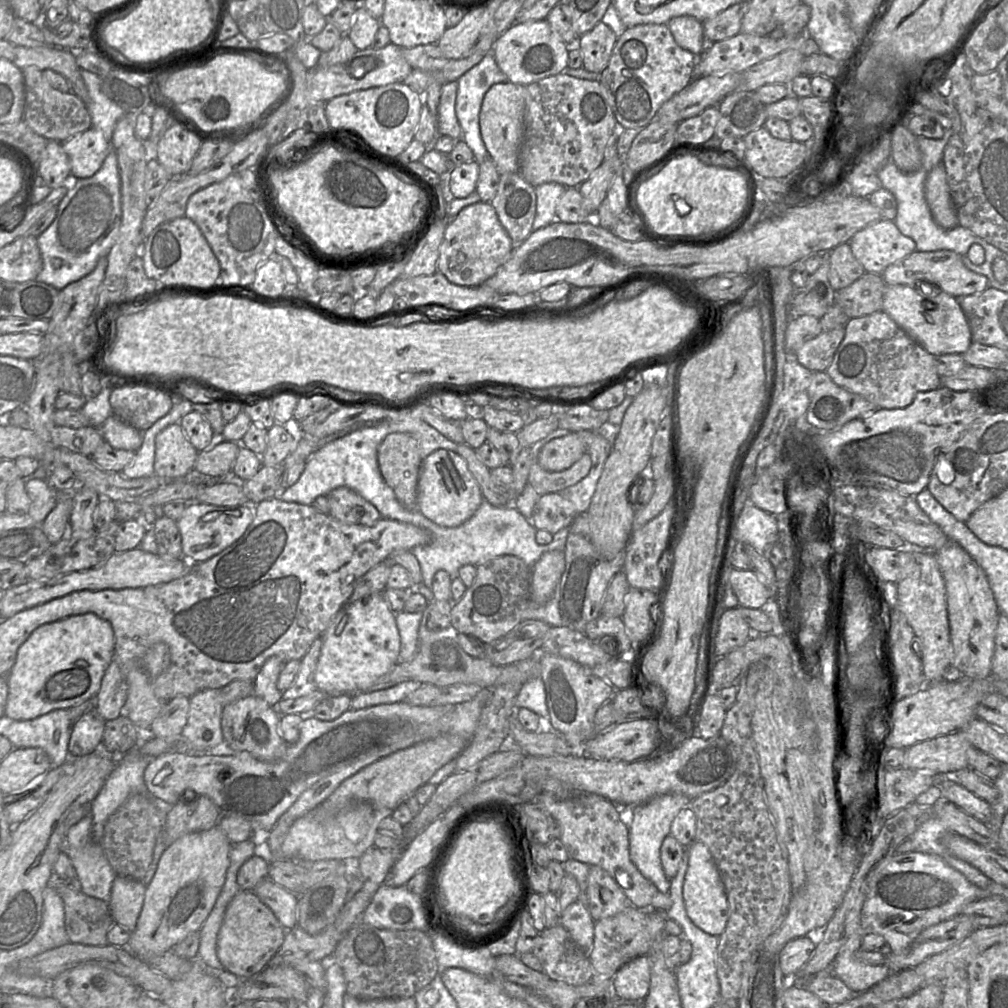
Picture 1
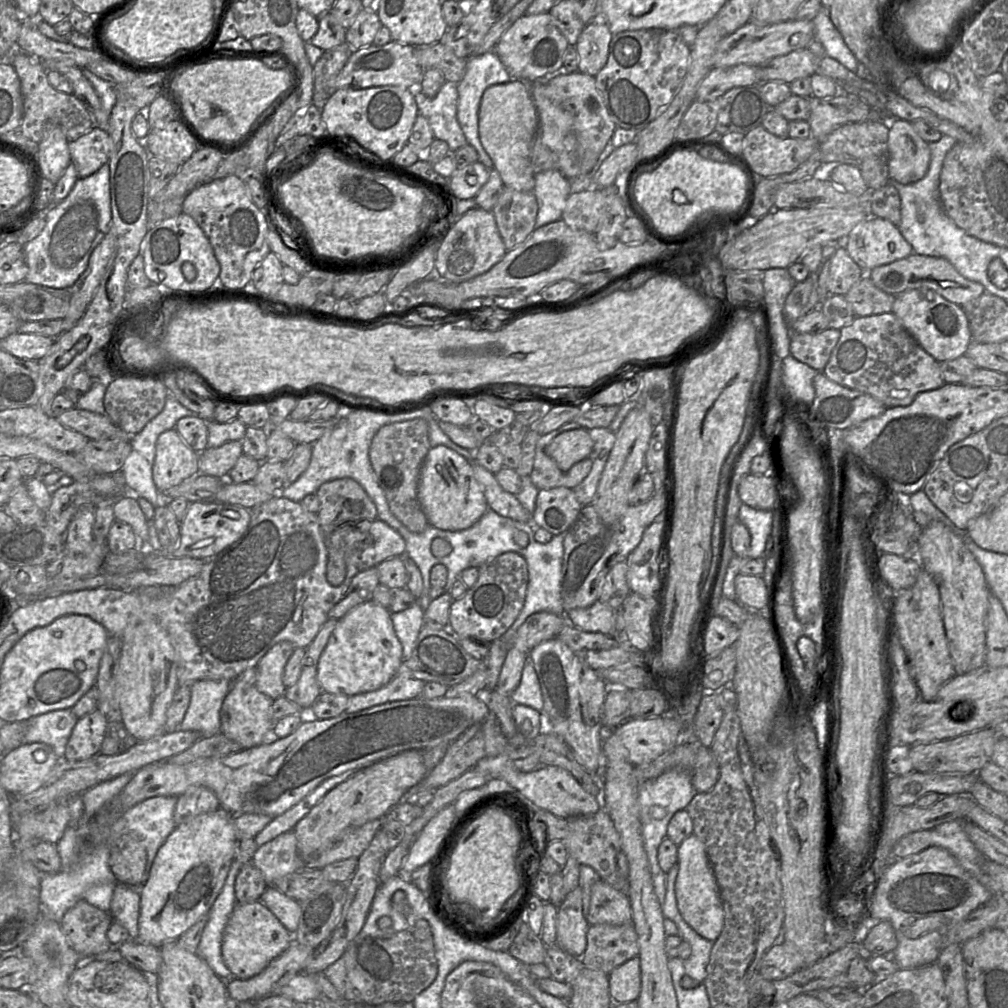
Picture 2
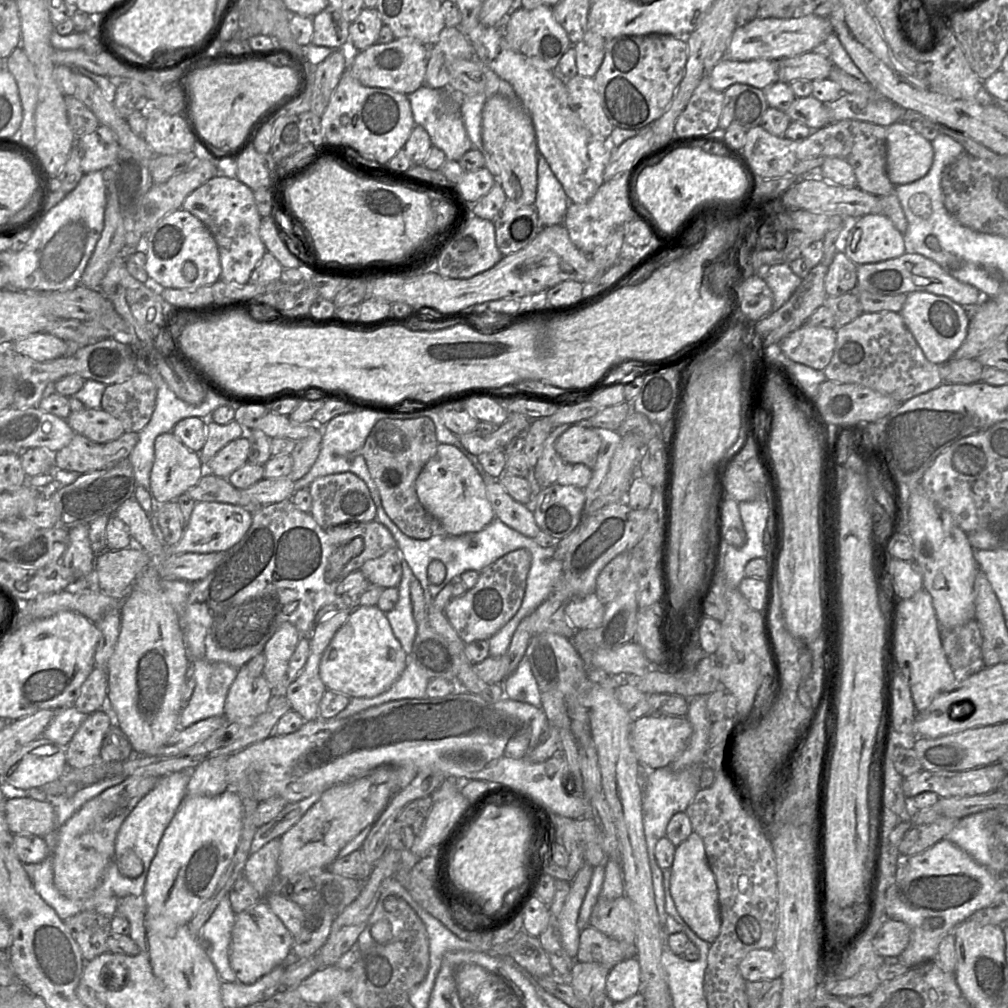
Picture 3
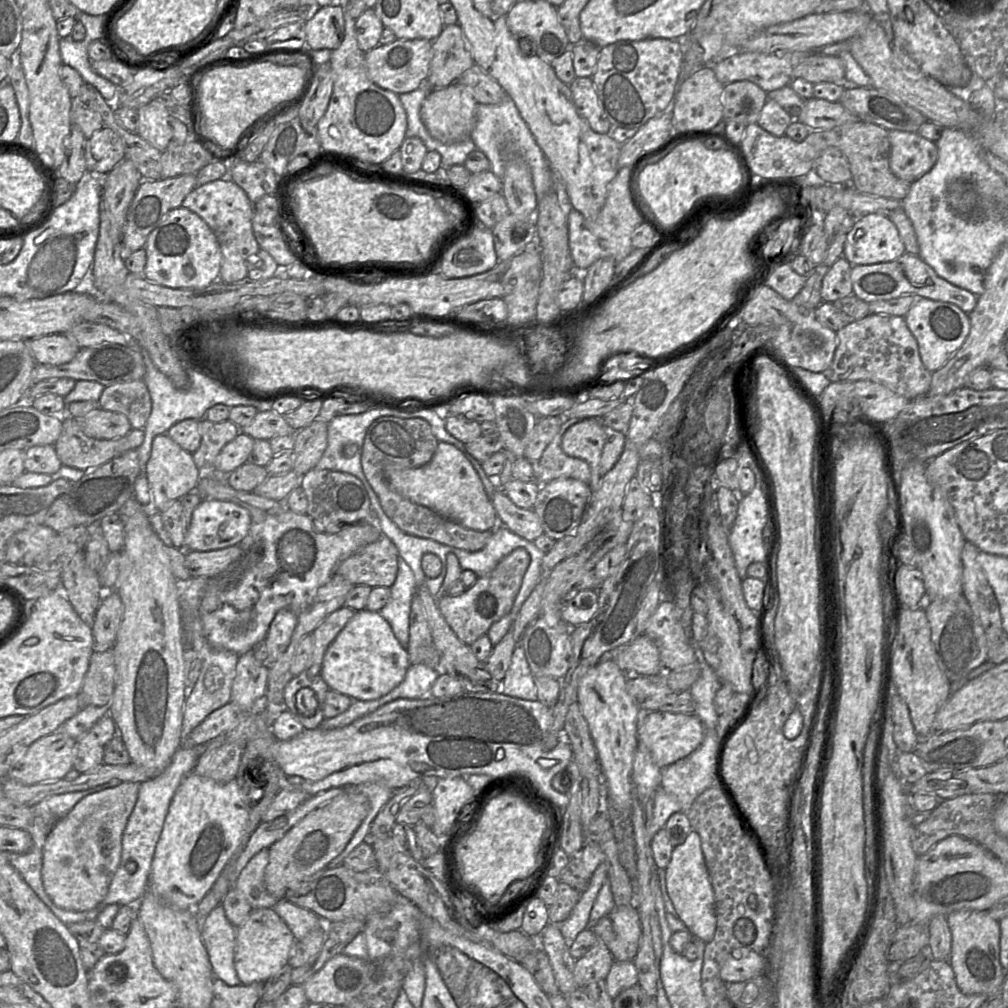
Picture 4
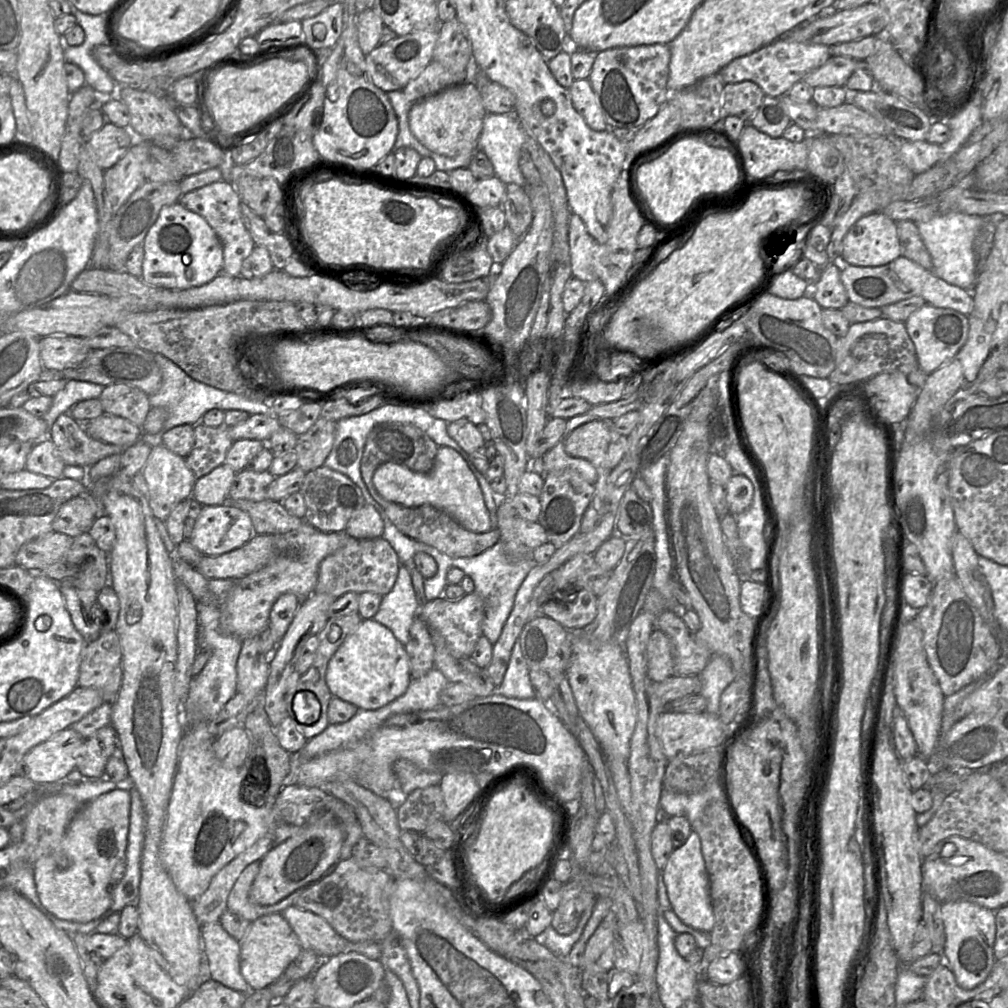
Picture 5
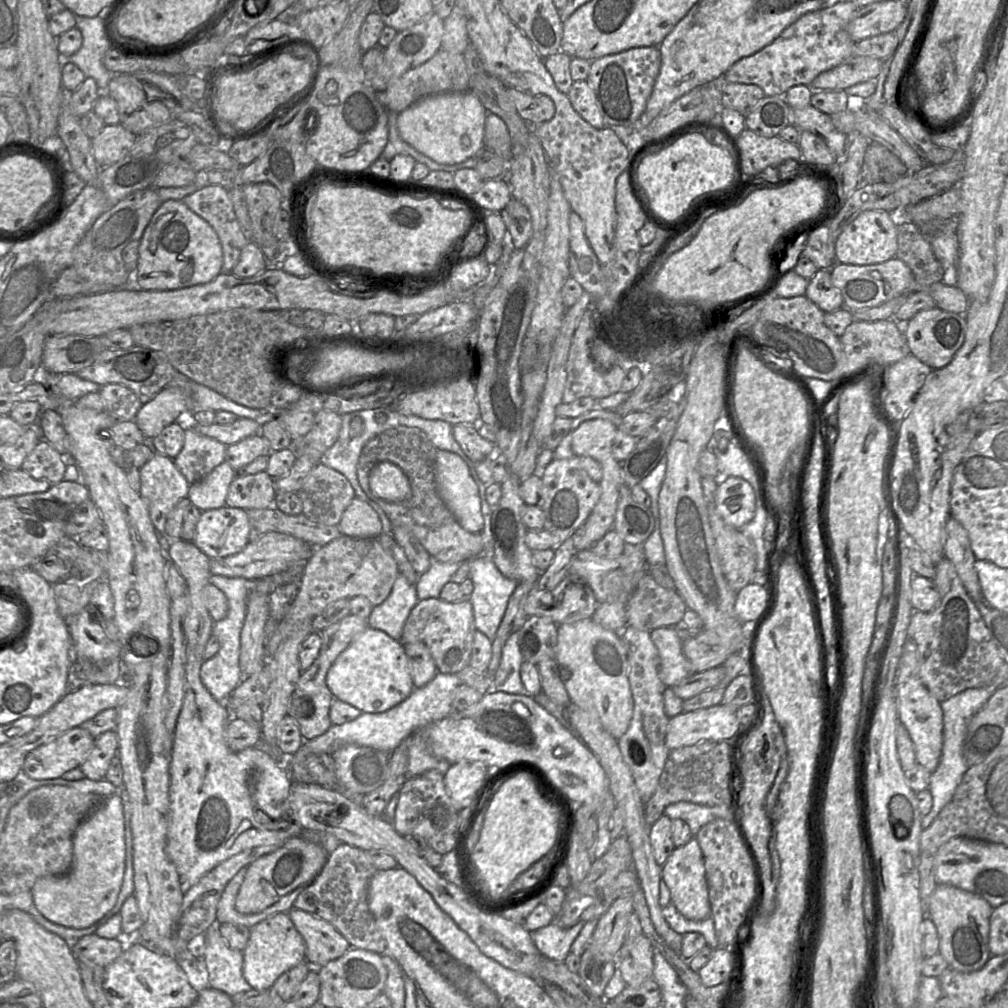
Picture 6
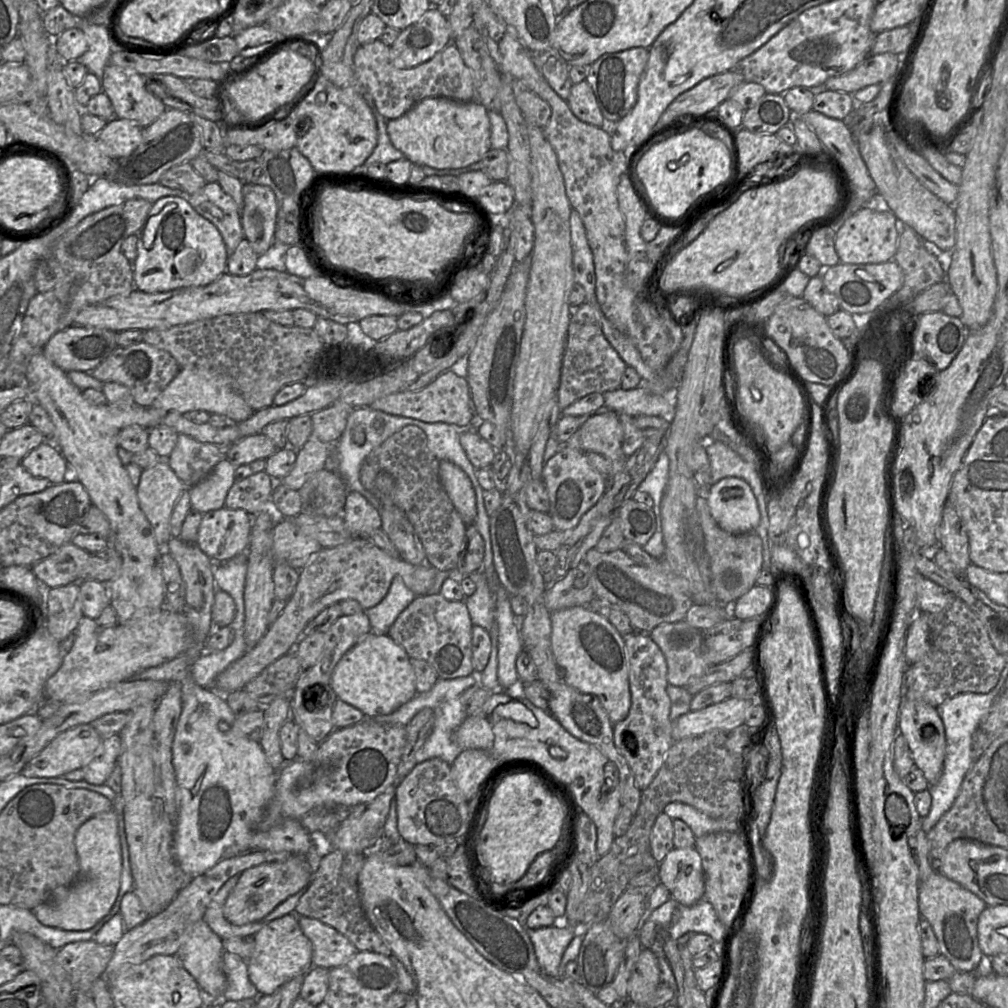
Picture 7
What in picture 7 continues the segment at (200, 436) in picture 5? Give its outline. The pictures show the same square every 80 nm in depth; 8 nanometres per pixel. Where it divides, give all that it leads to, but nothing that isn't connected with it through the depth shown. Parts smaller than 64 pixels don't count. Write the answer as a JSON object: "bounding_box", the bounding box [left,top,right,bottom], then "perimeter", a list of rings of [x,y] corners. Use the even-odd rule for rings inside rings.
{"bounding_box":[165,434,225,488],"perimeter":[[[178,434],[177,443],[165,460],[183,485],[190,488],[205,478],[223,458],[225,451],[220,446]]]}

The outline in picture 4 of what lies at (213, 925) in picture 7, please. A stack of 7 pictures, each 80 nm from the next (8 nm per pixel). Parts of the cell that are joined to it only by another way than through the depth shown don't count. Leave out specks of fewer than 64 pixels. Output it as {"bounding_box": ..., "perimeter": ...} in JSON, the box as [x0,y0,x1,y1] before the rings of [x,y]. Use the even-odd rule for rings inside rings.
{"bounding_box":[234,848,280,910],"perimeter":[[[264,848],[258,852],[241,871],[234,887],[241,891],[249,902],[253,910],[260,908],[273,908],[280,900],[271,895],[265,886],[265,869],[269,862],[269,848]]]}

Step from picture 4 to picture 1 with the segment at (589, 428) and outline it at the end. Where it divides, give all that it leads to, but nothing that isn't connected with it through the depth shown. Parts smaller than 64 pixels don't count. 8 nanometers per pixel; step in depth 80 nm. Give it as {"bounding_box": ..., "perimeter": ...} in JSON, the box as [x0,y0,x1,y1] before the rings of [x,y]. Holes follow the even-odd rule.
{"bounding_box":[540,432,587,472],"perimeter":[[[570,432],[547,442],[540,450],[540,466],[549,472],[560,472],[570,468],[585,453],[587,447],[578,432]]]}

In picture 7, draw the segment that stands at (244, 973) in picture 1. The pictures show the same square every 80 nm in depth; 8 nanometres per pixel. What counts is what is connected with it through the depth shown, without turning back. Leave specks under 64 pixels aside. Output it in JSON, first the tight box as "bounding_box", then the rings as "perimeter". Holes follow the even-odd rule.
{"bounding_box":[246,914,313,995],"perimeter":[[[288,914],[265,925],[254,936],[254,950],[246,961],[248,977],[259,995],[270,995],[287,981],[304,976],[312,966],[313,947],[300,928],[298,916]]]}

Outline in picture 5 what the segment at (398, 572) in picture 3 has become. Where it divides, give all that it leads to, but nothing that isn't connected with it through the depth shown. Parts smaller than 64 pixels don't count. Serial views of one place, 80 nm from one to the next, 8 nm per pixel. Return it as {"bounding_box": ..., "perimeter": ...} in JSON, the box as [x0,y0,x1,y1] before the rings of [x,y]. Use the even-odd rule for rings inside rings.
{"bounding_box":[313,538,399,598],"perimeter":[[[348,538],[344,545],[321,561],[313,593],[339,598],[347,592],[360,594],[369,591],[384,596],[395,583],[399,565],[398,555],[384,538]]]}

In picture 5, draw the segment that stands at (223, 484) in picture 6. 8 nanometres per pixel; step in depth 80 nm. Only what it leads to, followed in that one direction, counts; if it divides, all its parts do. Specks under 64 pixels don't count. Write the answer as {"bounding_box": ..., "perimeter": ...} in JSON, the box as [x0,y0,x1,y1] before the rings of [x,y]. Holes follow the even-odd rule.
{"bounding_box":[191,463,236,505],"perimeter":[[[226,463],[196,479],[191,497],[201,505],[224,504],[236,472]]]}

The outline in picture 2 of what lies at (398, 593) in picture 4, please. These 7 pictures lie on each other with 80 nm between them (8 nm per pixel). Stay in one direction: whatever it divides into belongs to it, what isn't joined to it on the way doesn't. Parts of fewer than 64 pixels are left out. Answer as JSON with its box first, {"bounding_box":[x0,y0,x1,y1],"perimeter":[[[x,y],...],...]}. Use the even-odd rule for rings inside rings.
{"bounding_box":[391,601,424,660],"perimeter":[[[419,601],[404,611],[392,613],[391,619],[395,633],[403,648],[403,660],[408,660],[424,622],[424,608]]]}

